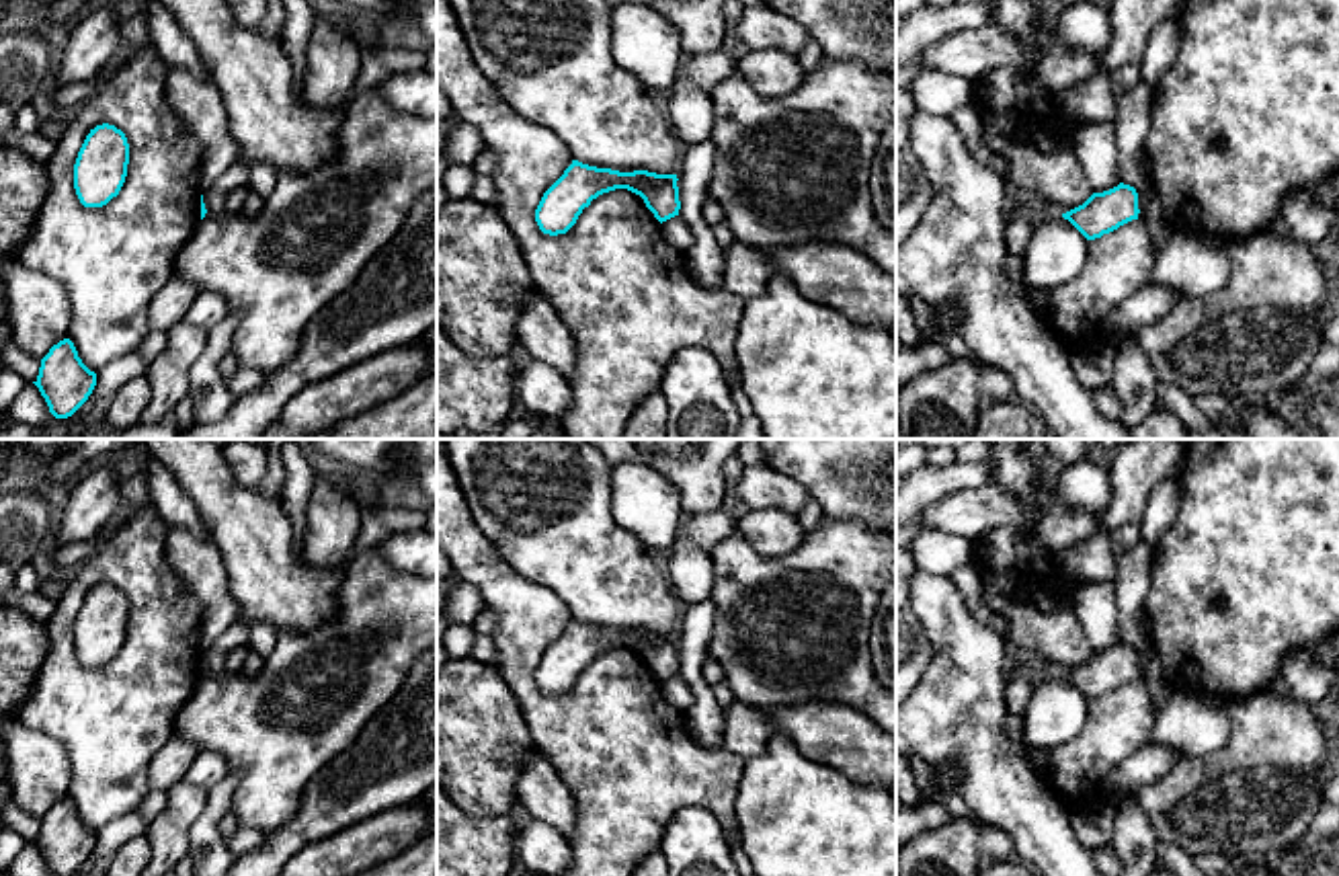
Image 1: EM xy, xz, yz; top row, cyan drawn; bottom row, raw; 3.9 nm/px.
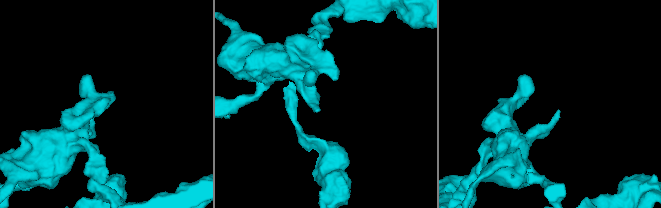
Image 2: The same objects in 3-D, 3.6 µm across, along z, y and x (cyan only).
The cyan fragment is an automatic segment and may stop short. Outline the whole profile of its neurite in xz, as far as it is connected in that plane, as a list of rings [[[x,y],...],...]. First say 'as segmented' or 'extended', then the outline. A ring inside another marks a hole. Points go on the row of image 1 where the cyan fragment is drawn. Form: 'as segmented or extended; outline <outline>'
as segmented; outline [[[572,160],[564,174],[543,193],[535,209],[535,222],[543,234],[566,234],[593,199],[615,189],[627,189],[640,195],[662,224],[679,215],[677,181],[677,174],[648,170],[619,172]]]

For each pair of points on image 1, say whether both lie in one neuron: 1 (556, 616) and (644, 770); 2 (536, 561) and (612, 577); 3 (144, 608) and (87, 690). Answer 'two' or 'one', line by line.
1: one
2: one
3: one

